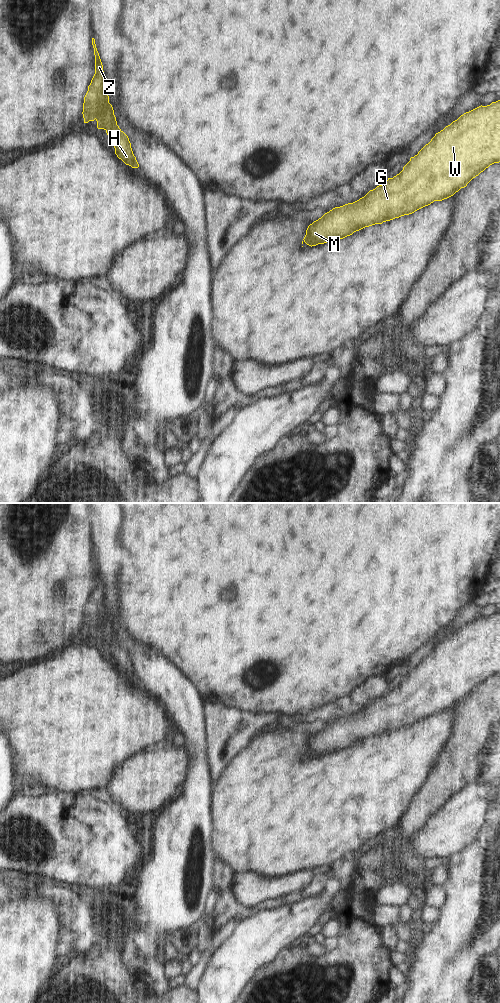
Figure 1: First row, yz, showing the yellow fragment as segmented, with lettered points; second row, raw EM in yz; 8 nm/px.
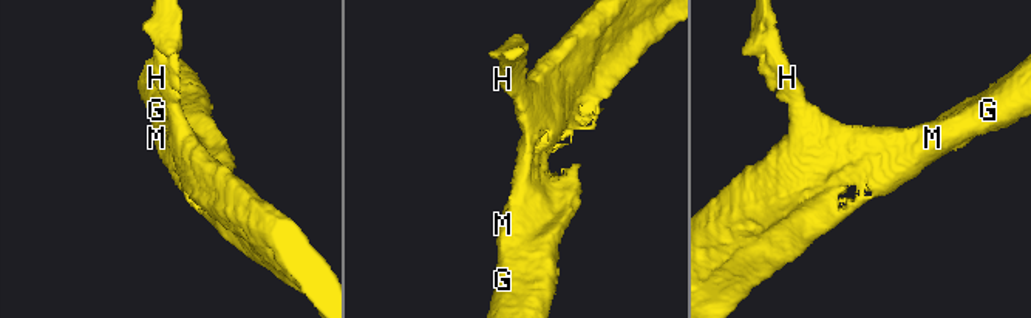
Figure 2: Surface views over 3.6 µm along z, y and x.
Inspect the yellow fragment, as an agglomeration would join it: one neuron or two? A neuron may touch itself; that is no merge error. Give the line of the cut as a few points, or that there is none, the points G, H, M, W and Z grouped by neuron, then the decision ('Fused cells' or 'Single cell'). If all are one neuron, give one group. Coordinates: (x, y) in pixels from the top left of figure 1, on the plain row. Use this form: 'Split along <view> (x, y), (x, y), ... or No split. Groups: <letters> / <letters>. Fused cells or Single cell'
No split. Groups: G H M W Z. Single cell

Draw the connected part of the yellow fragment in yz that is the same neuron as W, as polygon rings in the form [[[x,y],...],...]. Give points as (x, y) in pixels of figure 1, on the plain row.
[[[500,612],[487,618],[479,618],[461,627],[457,632],[436,645],[431,653],[426,656],[417,667],[403,679],[403,682],[388,692],[370,702],[359,712],[340,719],[335,719],[325,725],[321,730],[310,736],[302,753],[309,758],[324,756],[329,753],[337,753],[365,739],[409,727],[415,723],[430,717],[434,713],[442,713],[453,708],[486,680],[500,674]]]

